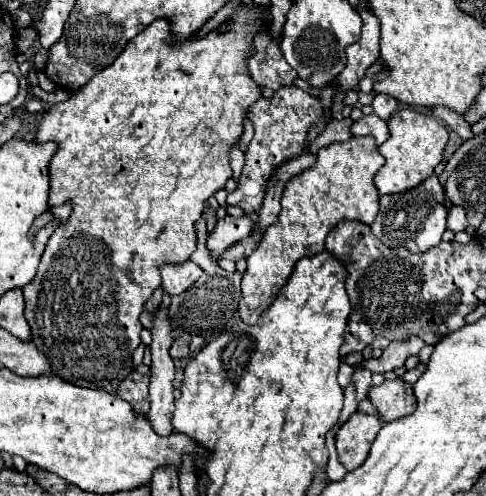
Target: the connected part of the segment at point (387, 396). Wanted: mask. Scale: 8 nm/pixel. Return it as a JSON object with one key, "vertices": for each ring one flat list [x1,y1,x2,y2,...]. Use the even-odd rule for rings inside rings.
{"vertices":[[386,379,382,385,372,387,368,393,376,415,382,423,408,417,416,409,416,397,412,385,406,385,402,379]]}

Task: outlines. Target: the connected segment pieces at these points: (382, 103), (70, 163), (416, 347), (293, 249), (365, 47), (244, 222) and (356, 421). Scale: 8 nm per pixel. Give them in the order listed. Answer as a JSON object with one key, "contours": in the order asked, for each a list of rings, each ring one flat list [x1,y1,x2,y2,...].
{"contours":[[[376,95,372,101,372,109,380,119,388,121,392,117,392,113,398,109,398,101,388,95]],[[240,5,228,21,232,23,232,29,226,35,218,35,216,31,212,31,204,39,190,37,186,41,176,41,176,43,170,37,170,27,168,27,166,19,158,19,158,21,150,23,142,33,138,33,132,41,128,41,128,45,124,47,124,51,118,55,118,59,112,65,108,65,106,69,96,73,84,87,74,91,68,101,52,105,36,131,36,137,34,137,36,143,54,141,58,145,58,149,48,165,48,171,50,171,48,205,56,207,62,203,70,203,72,213,66,223,56,225,54,233,48,239,46,251,42,255,36,279,24,287,24,301,26,301,24,317,30,325,32,343,40,349,40,353,44,353,44,357,48,359,48,363,52,367,52,373,72,385,102,389,106,393,116,393,116,387,132,373,132,369,134,369,132,353,140,345,140,331,142,331,138,317,142,313,144,303,152,297,154,289,158,289,162,283,158,269,164,263,186,263,190,259,190,255,196,251,194,223,202,217,204,201,210,199,218,189,222,189,226,185,226,181,232,177,232,169,228,165,228,151,240,139,240,135,244,131,242,121,246,117,248,107,258,97,262,97,258,85,250,79,250,75,246,71,246,59,250,53,254,53,254,49,252,49,254,33,264,29,268,19,264,19,260,15,260,11,246,9,244,5]],[[411,336,408,341,392,341,380,359,364,359,360,365,364,365,368,371,372,373,386,373,386,371,394,371,396,367,402,367,404,361,410,356,418,355,420,349,425,346,422,339]],[[352,137,344,143,332,143,330,147,324,147,318,151,318,161,308,171,292,177,282,193,282,211,278,215,278,221,270,225,264,233,264,239,258,243,254,253,248,257,248,269,242,279,242,299,238,315,246,325,256,325,260,313,268,309,268,305,276,299,278,291,288,281,290,273,294,271,294,265,302,257,310,257,324,251,324,239,326,235,344,219,354,219,364,225,372,225,376,213,378,213,378,191,374,187,374,175,384,165,384,157,378,153,378,147,374,145,372,137]],[[360,7,358,13,364,23,362,37,358,43,346,49,346,69,330,85,336,93,346,93,354,89,358,81,366,75,366,69,372,67,380,57,380,21,376,21,372,11,368,11,366,7]],[[248,215,240,217,240,219,234,219,234,217,222,217,216,221,216,227,212,233,208,233,208,239,206,239,206,247,208,247,208,253,210,253,210,259,214,263,218,263,218,259,222,257,222,253,246,239,252,231,252,221]],[[354,413,336,433,336,449,340,463,346,471,354,471,366,461,372,441,376,439,382,423,374,415]]]}

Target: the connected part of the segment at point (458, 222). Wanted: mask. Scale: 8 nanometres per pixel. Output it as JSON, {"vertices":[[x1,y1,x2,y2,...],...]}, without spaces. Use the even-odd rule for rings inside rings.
{"vertices":[[452,207,450,209,450,215,448,215,448,231,452,233,458,233,458,231,464,231,468,227,468,221,466,221,466,213,462,207]]}

